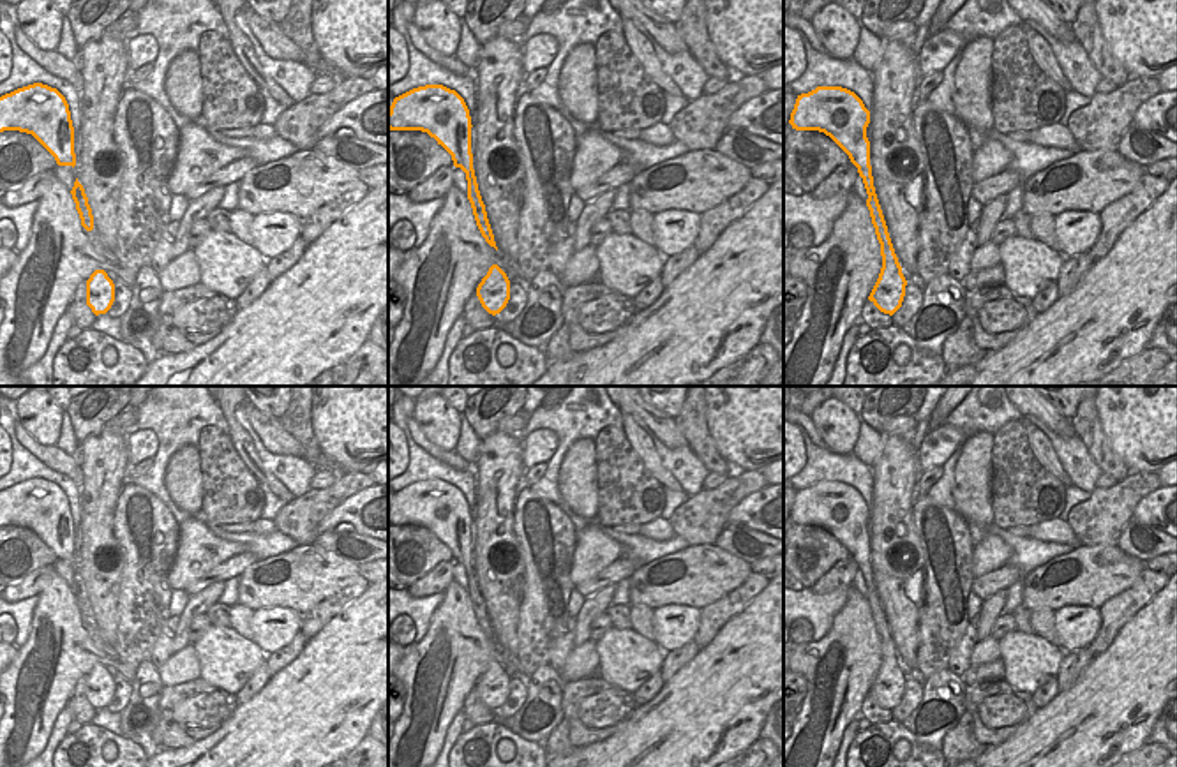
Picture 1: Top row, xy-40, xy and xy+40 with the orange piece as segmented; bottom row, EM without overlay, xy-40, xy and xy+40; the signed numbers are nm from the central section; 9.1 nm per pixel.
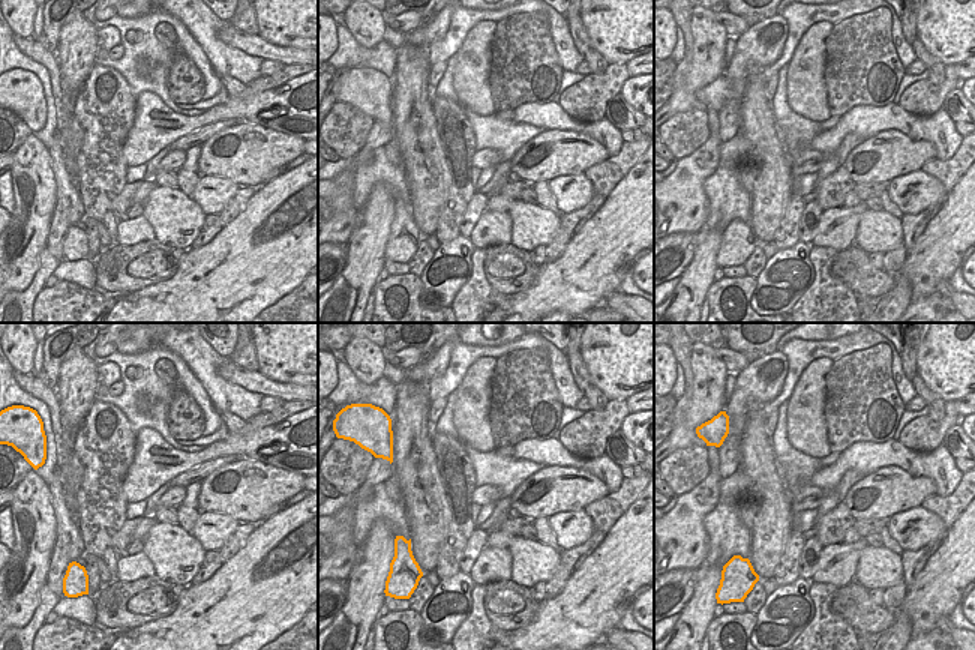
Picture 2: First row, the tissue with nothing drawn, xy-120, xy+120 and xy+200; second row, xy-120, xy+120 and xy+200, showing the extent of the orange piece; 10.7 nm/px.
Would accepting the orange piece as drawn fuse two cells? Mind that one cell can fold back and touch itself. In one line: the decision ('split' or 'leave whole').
leave whole

